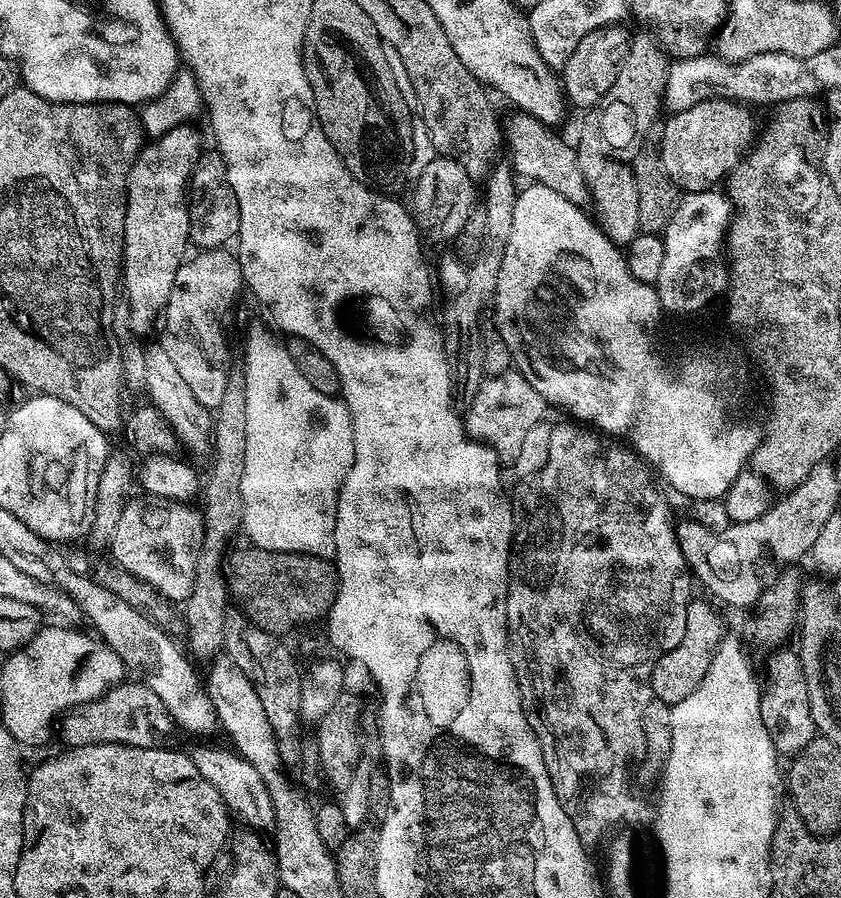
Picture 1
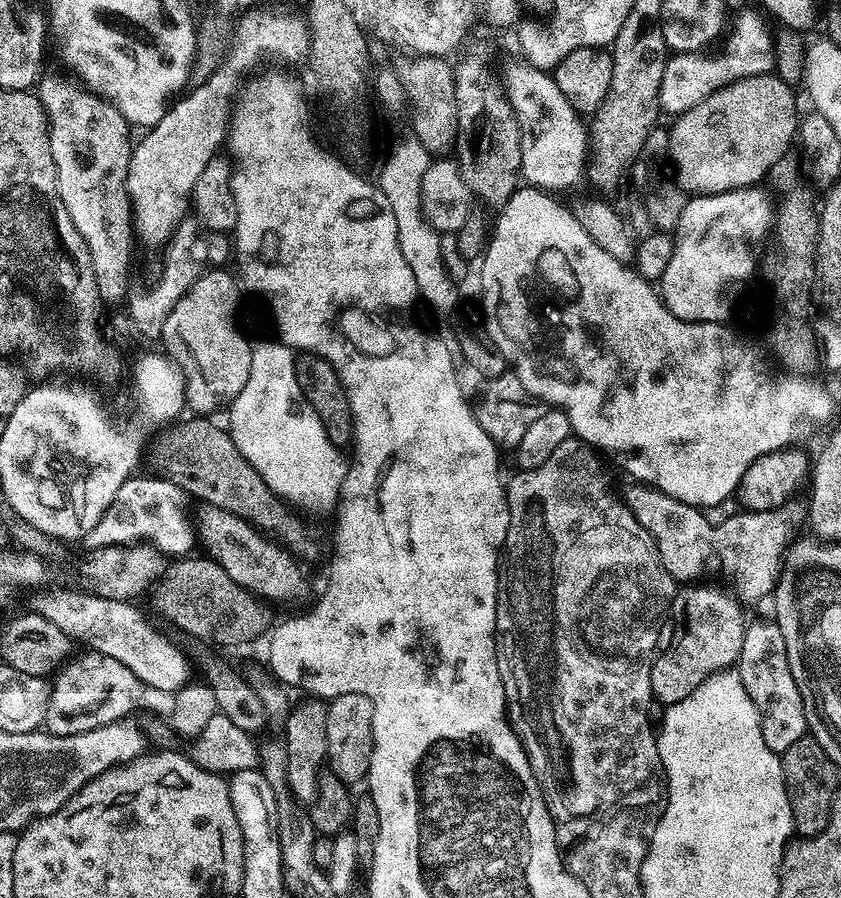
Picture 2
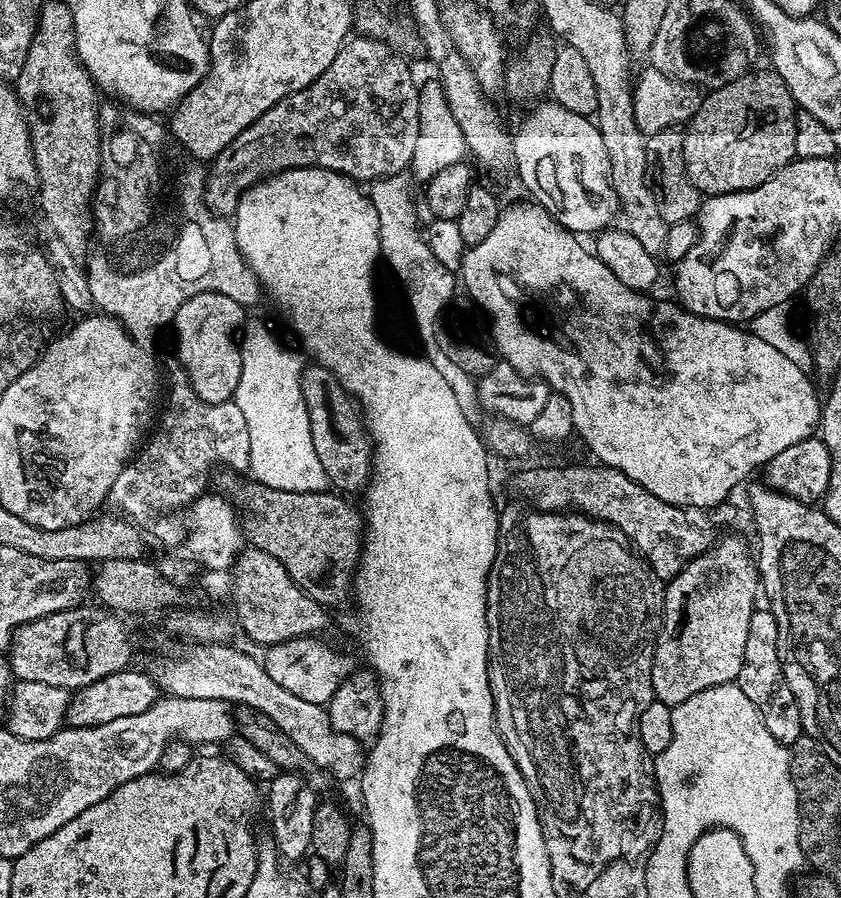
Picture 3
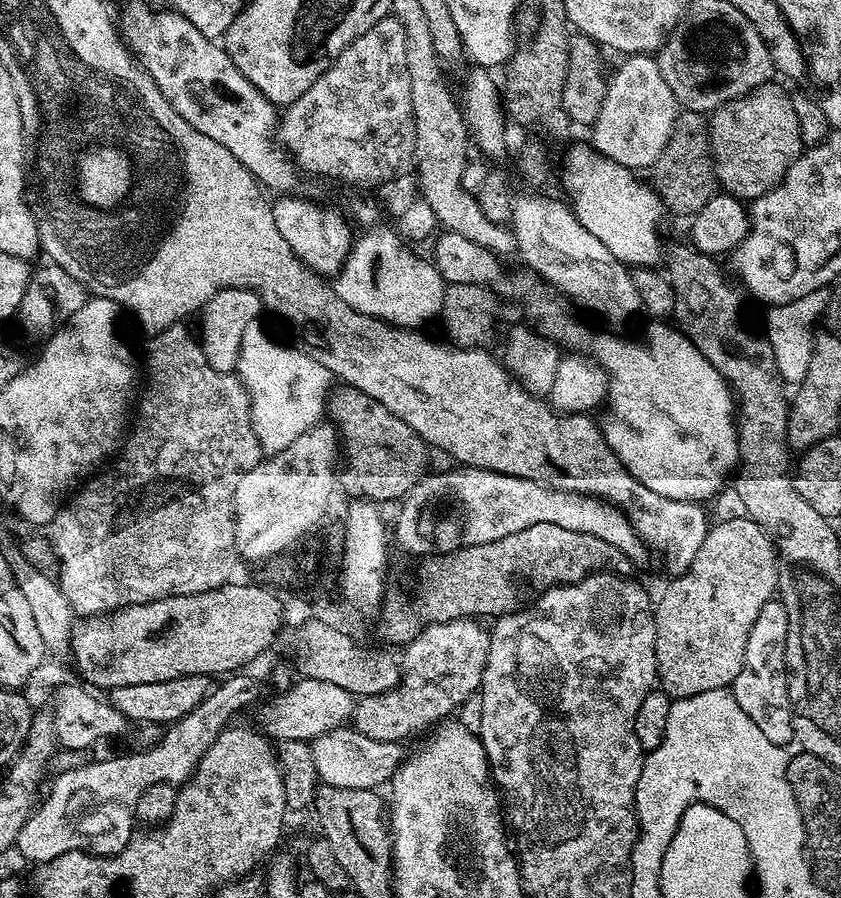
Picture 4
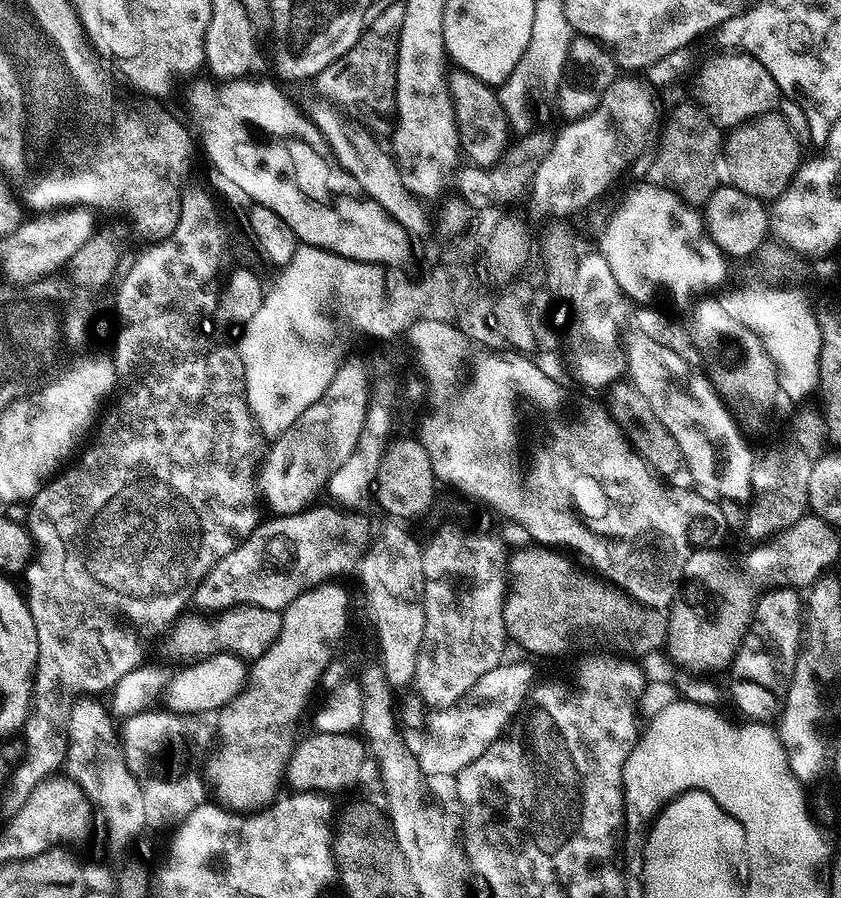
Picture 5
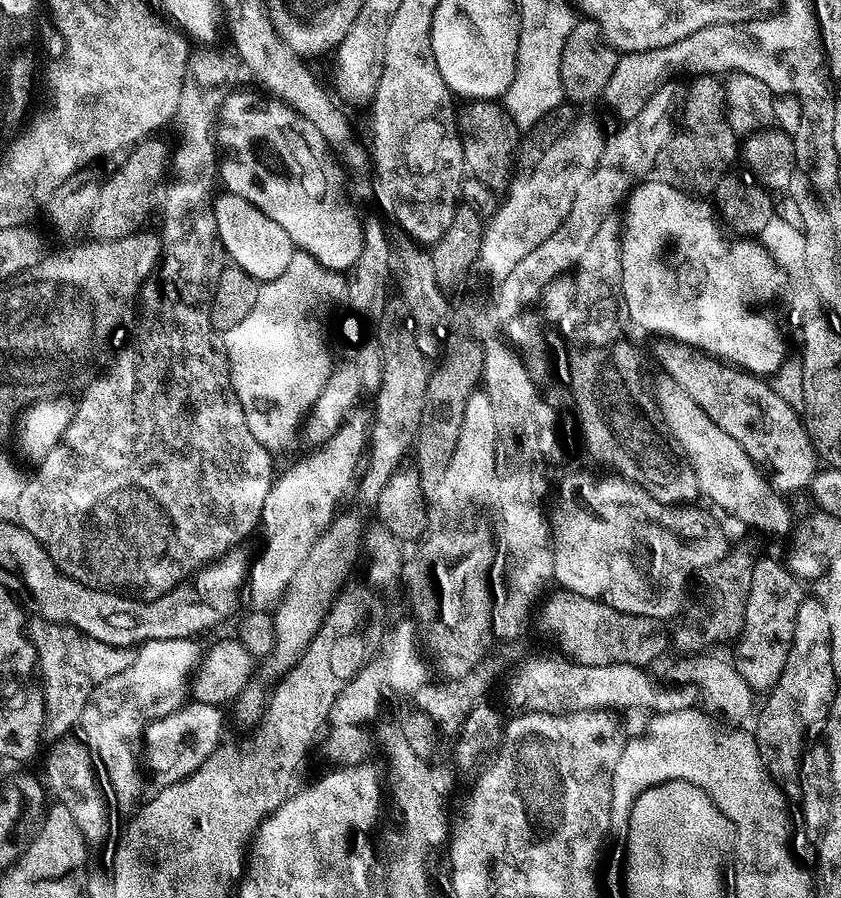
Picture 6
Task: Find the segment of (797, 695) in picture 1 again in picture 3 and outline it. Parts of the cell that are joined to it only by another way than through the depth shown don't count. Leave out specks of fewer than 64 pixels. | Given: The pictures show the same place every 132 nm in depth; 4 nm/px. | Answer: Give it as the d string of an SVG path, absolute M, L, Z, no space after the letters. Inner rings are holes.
M757 607L750 618L750 634L746 634L746 654L742 658L742 670L738 677L742 694L754 702L762 722L779 744L791 746L803 733L798 702L784 677L780 651L778 650L778 622L767 607Z

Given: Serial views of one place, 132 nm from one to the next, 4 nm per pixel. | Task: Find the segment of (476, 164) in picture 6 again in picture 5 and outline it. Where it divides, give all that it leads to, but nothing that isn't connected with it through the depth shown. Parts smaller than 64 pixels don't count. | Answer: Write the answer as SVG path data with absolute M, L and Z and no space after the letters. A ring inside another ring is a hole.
M453 69L447 75L447 82L455 120L458 128L459 147L471 163L491 167L500 159L510 140L510 129L505 110L497 91L464 69Z

